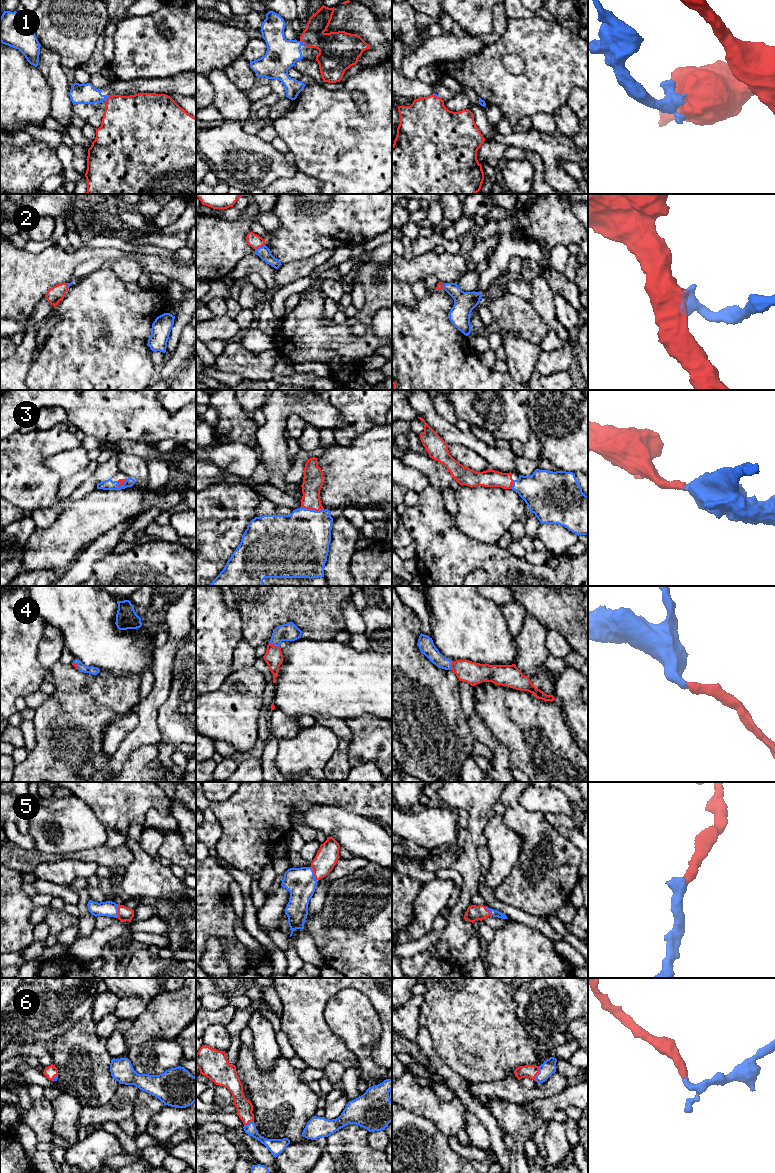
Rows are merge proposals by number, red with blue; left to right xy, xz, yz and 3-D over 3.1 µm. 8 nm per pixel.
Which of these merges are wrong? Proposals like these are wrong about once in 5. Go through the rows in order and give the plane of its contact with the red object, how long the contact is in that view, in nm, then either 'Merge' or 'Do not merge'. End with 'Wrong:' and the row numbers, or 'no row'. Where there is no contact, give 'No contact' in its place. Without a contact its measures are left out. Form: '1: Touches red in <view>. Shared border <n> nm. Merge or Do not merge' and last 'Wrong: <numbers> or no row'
1: Touches red in xy. Shared border 70 nm. Do not merge
2: Touches red in xz. Shared border 90 nm. Merge
3: Touches red in xz. Shared border 190 nm. Merge
4: Touches red in xz. Shared border 90 nm. Merge
5: Touches red in xz. Shared border 130 nm. Merge
6: Touches red in yz. Shared border 130 nm. Merge
Wrong: 1

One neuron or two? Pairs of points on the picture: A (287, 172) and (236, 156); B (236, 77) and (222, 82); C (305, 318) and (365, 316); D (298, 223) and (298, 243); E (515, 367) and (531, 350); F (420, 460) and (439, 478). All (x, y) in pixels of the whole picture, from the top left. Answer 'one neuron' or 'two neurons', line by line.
A: one neuron
B: two neurons
C: one neuron
D: one neuron
E: one neuron
F: one neuron

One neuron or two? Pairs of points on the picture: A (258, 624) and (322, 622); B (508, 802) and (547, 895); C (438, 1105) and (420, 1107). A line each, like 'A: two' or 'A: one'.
A: one
B: one
C: one

